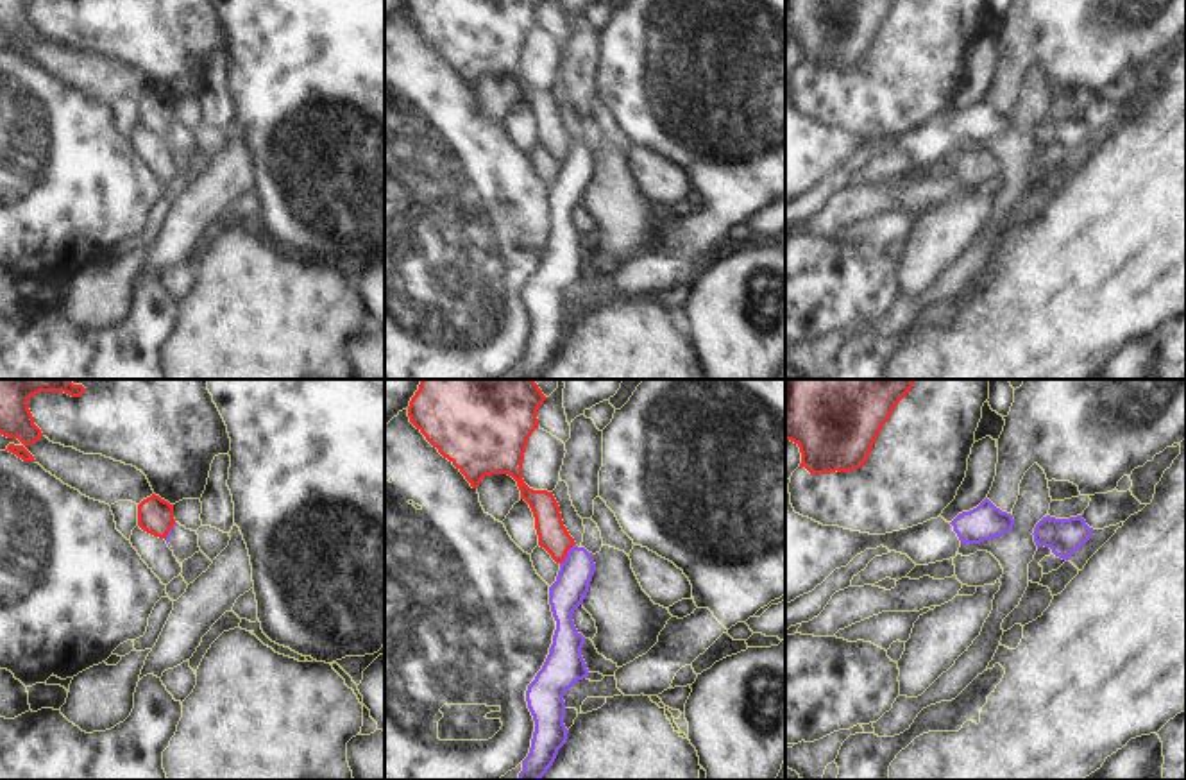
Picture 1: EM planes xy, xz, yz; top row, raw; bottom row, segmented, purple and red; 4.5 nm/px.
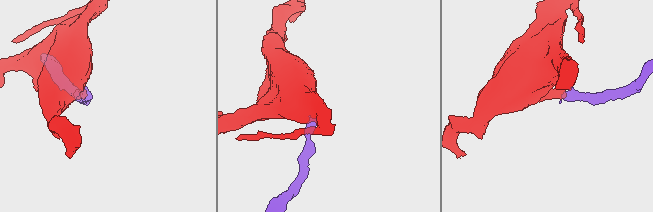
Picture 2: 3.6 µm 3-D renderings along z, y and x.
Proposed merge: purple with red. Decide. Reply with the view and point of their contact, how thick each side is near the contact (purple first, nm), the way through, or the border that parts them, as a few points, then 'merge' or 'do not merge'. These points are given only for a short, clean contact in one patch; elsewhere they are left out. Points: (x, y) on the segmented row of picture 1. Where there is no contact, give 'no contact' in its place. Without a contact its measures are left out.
contact xz (567, 553); calibres 160 and 140 nm; border xz (575, 542), (560, 564); do not merge

